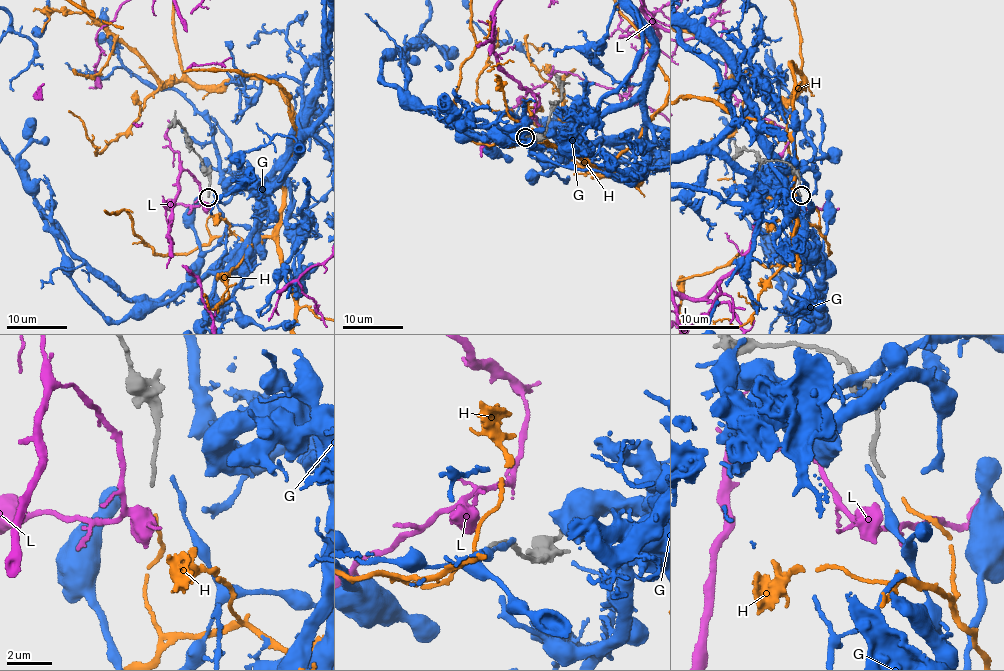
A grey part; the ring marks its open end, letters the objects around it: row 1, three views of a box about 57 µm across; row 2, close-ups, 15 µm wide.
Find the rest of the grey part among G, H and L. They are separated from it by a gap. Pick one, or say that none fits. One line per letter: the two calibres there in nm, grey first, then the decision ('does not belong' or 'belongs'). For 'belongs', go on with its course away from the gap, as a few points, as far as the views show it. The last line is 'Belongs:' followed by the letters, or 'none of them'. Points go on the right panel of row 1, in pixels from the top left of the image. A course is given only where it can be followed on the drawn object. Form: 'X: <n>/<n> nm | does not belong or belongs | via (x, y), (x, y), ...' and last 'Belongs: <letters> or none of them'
G: 160/200 nm | does not belong
H: 160/160 nm | belongs
L: 160/650 nm | does not belong
Belongs: H

